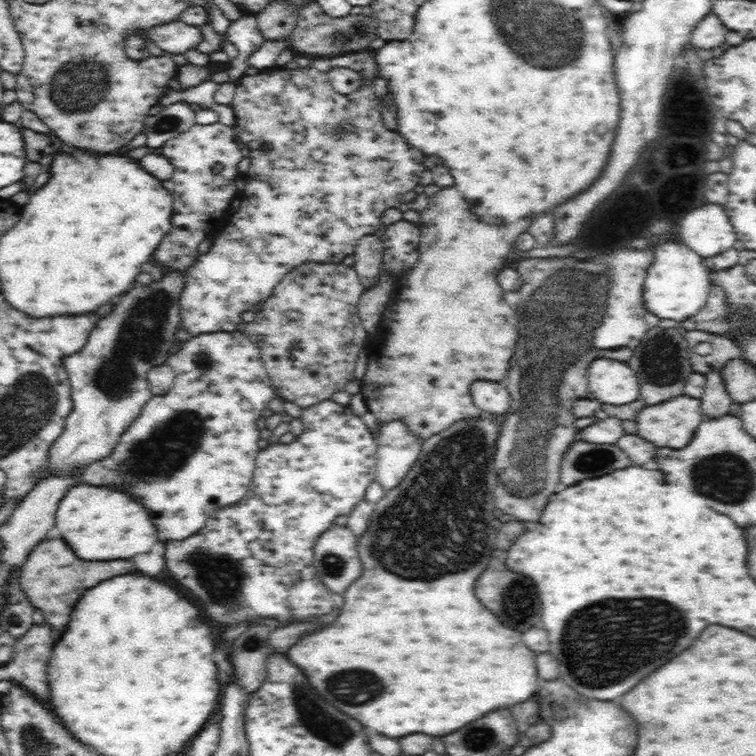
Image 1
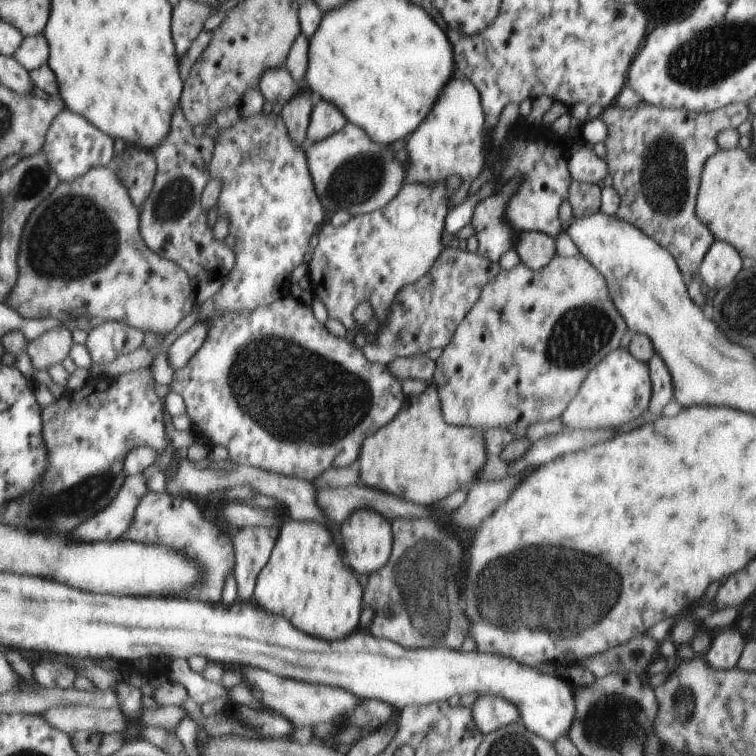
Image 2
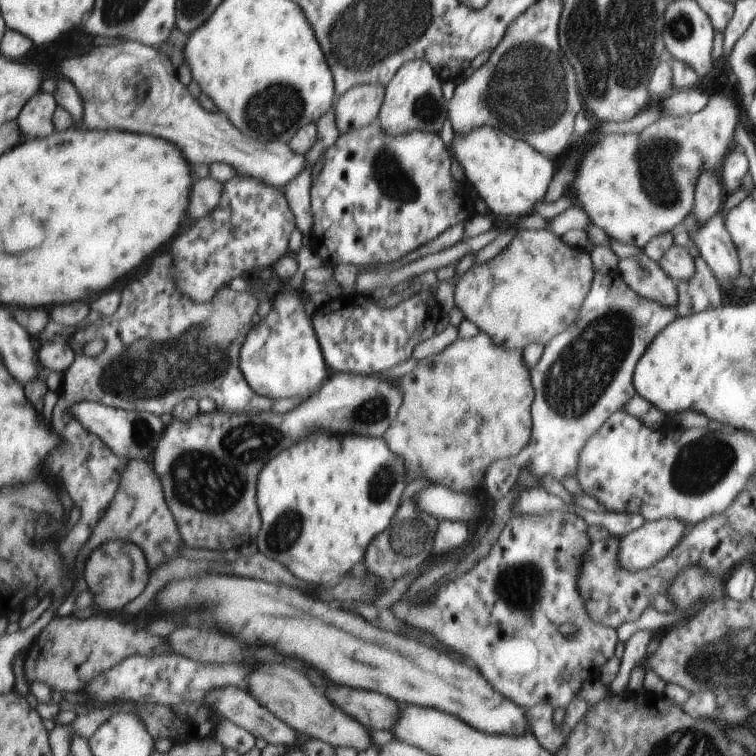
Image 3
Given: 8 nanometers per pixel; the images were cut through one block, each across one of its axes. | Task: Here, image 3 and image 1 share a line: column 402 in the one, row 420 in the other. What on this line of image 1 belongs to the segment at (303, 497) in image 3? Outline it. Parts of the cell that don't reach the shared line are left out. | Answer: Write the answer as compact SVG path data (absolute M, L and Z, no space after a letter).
M464 418L464 420L454 422L440 434L434 434L421 442L419 457L415 460L410 472L404 477L398 488L390 490L374 506L366 534L357 539L358 554L362 558L361 562L364 562L364 572L362 572L362 578L356 580L344 592L342 610L340 610L336 622L320 632L304 636L298 644L294 644L288 650L290 660L306 672L310 684L314 686L314 690L318 690L318 694L322 694L324 700L328 700L338 710L344 710L348 716L360 720L362 726L366 726L378 734L392 736L392 738L408 736L408 734L416 734L416 732L422 732L428 736L446 736L446 734L486 716L488 712L524 702L538 690L538 672L536 672L536 664L534 664L536 652L532 652L528 646L524 646L524 642L520 638L522 634L518 630L504 626L496 618L496 614L490 614L490 610L486 606L482 606L480 600L474 596L476 578L484 570L480 564L491 561L490 552L495 550L494 542L497 537L497 531L490 522L495 518L494 511L496 511L495 498L492 498L496 484L496 472L492 468L492 462L494 462L498 436L499 422L494 424L490 418L486 418L486 420Z

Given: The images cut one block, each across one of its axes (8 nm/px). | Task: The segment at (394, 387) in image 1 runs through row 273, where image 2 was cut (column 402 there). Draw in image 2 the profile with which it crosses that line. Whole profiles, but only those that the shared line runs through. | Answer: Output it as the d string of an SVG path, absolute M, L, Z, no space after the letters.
M428 383L426 390L420 396L408 398L410 408L394 420L394 424L388 424L382 428L382 432L376 432L369 436L361 447L358 461L360 461L359 478L365 487L378 489L386 493L392 493L400 498L414 501L420 506L431 506L434 502L448 497L450 494L464 486L472 486L476 483L476 476L480 468L486 464L485 430L474 427L450 425L444 417L441 408L440 390L436 384Z

